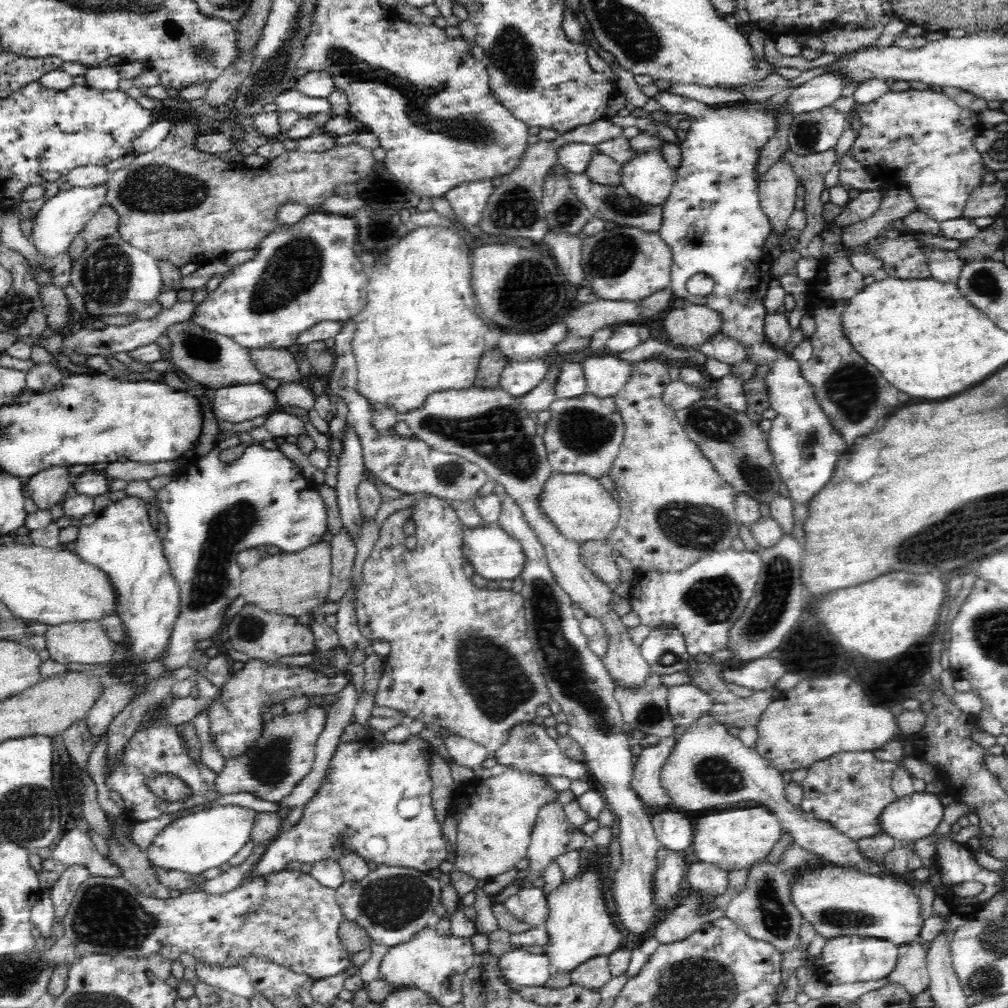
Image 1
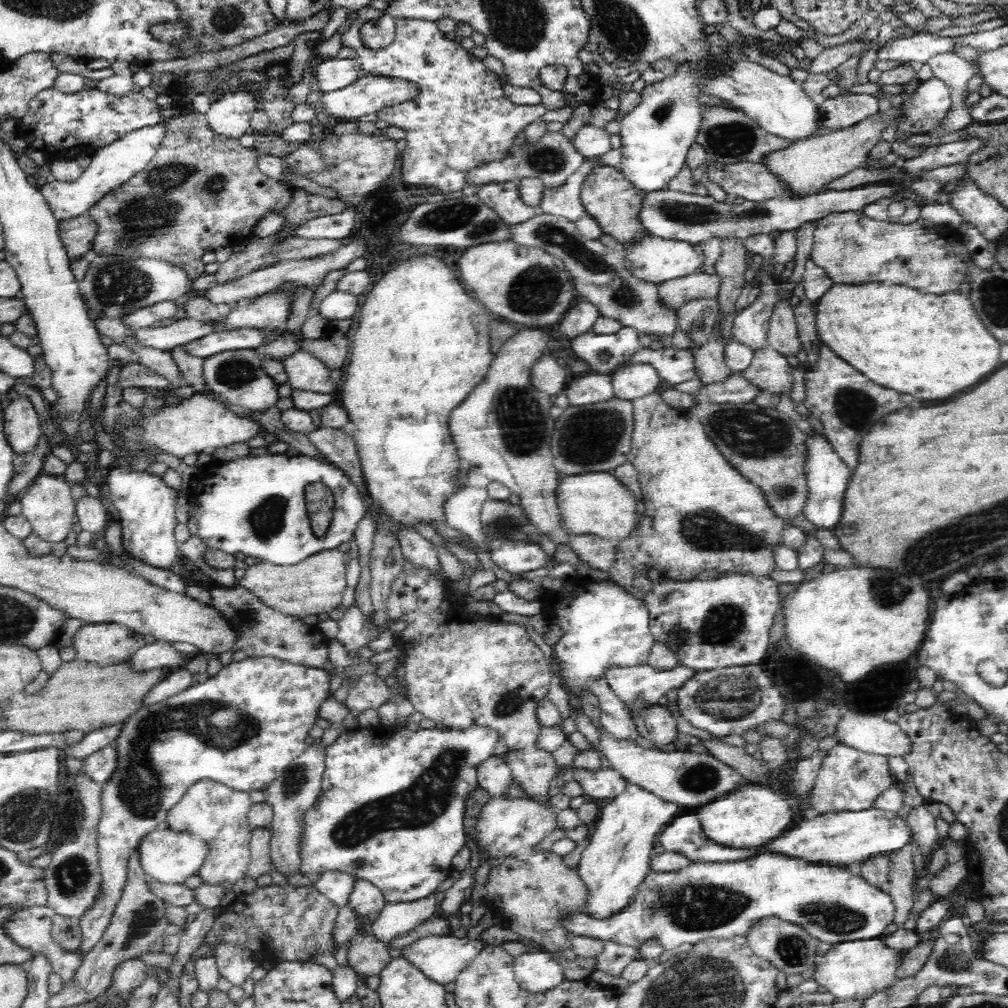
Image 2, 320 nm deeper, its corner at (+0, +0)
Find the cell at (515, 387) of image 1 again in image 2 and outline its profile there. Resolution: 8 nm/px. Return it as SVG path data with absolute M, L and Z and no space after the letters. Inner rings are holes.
M548 354L536 358L536 362L529 368L529 375L532 386L548 395L561 394L568 384L564 367L558 366L554 356Z

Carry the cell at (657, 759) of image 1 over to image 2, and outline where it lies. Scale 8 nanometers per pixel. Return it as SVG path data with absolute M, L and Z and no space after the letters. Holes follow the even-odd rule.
M630 783L625 784L622 794L602 806L590 844L582 850L580 863L576 866L577 876L587 888L581 906L584 914L593 920L606 920L624 912L632 904L651 870L651 858L659 834L681 812L676 804Z

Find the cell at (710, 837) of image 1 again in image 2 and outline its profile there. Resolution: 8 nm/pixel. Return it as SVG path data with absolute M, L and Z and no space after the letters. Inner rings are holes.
M751 783L734 790L725 798L705 805L698 812L698 818L706 838L716 845L756 851L790 829L794 824L795 812L790 801L782 799L769 786Z

